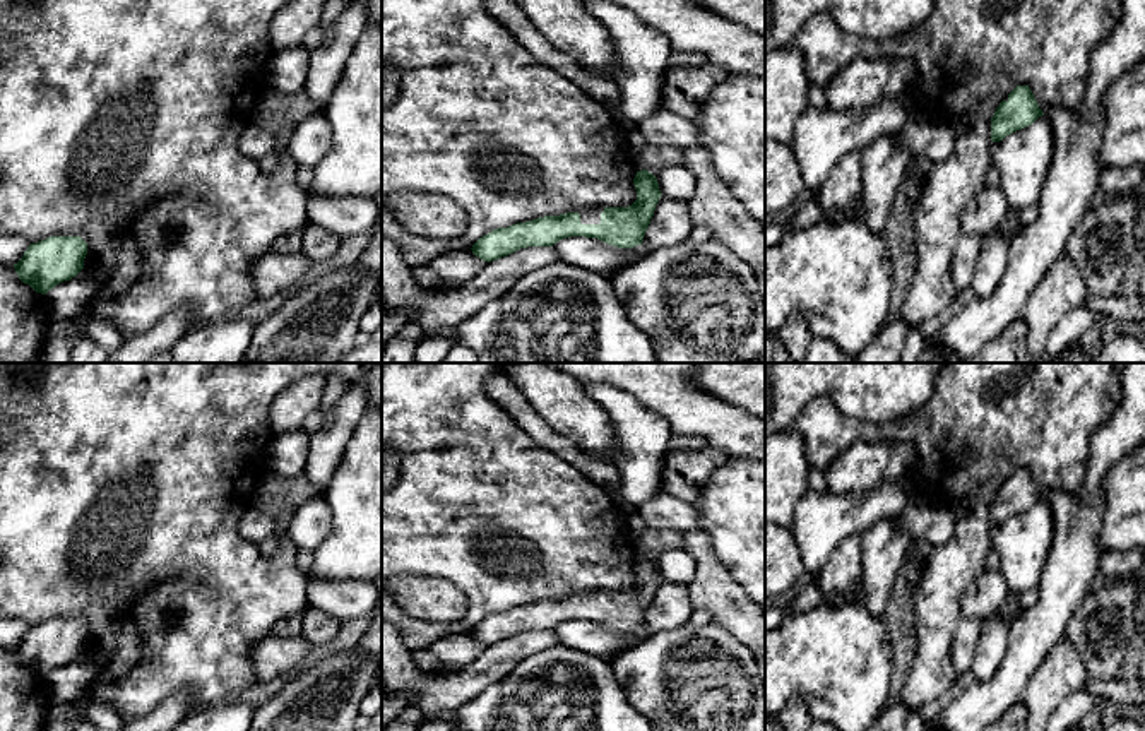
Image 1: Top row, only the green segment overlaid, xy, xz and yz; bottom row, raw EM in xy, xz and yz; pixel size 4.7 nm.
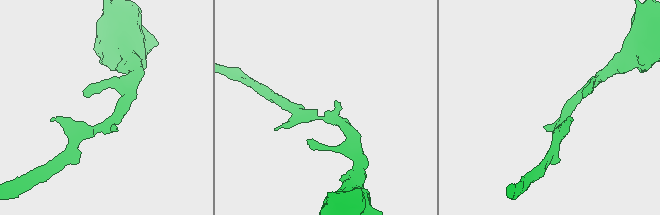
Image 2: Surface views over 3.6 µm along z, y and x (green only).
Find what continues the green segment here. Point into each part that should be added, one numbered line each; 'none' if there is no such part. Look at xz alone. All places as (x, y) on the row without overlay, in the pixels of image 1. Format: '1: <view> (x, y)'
1: xz (502, 389)
2: xz (593, 598)

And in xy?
none

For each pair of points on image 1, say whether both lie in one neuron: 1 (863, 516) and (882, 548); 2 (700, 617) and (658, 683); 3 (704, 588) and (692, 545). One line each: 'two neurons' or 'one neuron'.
1: two neurons
2: two neurons
3: one neuron

